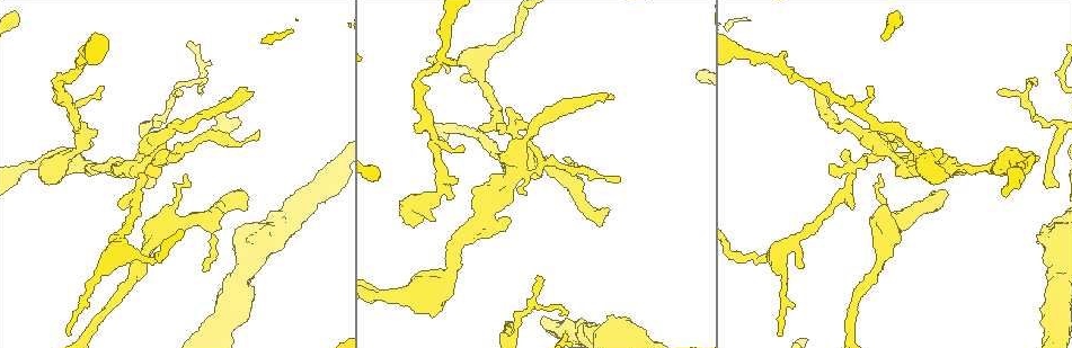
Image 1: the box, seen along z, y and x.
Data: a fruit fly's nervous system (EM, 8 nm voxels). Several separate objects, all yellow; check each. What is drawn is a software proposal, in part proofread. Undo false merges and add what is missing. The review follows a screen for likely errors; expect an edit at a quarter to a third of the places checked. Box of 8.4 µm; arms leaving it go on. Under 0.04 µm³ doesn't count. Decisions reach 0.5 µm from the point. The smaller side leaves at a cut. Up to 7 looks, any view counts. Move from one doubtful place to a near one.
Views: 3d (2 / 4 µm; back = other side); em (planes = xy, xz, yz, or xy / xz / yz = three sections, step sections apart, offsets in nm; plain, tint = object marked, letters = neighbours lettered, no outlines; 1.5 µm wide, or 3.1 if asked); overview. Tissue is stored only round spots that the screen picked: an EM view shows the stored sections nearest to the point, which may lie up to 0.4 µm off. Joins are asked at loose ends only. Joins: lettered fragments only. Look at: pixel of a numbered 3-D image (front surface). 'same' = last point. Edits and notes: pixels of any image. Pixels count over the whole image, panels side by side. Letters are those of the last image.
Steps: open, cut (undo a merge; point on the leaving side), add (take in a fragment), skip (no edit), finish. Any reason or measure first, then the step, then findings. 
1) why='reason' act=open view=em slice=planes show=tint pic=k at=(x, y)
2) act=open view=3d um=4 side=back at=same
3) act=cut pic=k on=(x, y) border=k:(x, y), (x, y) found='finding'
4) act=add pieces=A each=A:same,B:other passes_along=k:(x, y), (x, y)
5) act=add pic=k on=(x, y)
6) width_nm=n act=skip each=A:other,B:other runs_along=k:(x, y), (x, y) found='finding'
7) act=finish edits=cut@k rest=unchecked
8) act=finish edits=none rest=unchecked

why='tapers out' act=open view=3d um=4 pic=1 at=(883, 268)

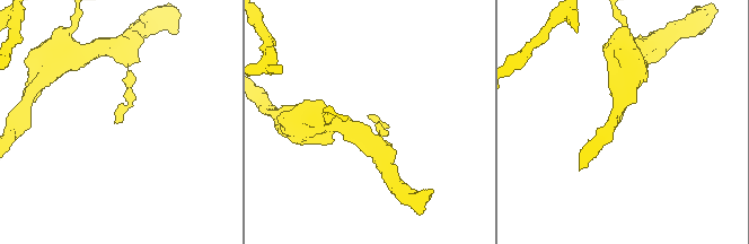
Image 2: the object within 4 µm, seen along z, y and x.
why='shape alone is not enough' act=open view=em slice=yz step=8 show=tint pic=2 at=(370, 116)

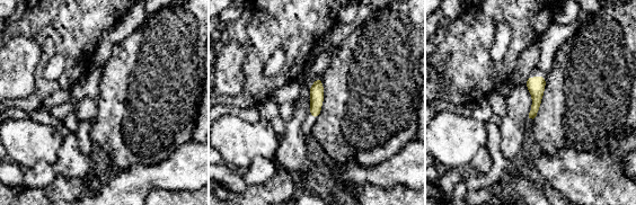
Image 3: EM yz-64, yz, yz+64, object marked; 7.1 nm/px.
why='another direction' act=open view=em slice=planes show=letters at=same

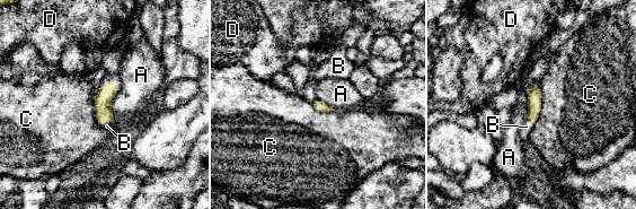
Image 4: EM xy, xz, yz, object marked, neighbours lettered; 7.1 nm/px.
act=add pieces=B each=A:other,B:same,C:other,D:other passes_along=4:(533, 96), (529, 121), (527, 127) found='it goes on there'

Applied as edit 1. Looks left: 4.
why='redraw' act=open view=overview

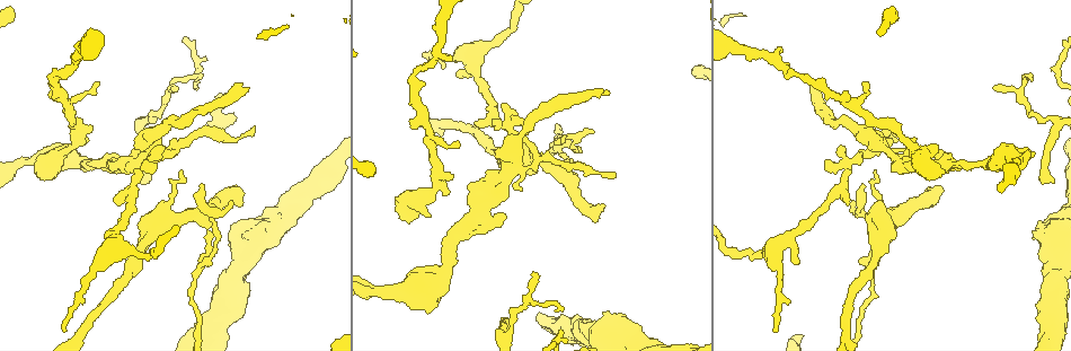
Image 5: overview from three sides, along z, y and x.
why='thin end' act=open view=3d um=2 pic=5 at=(247, 88)

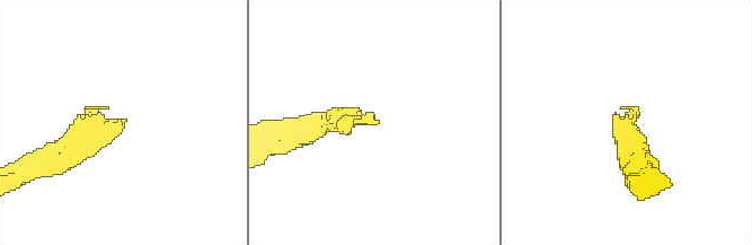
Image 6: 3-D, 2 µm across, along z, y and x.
act=open view=em slice=yz step=8 show=letters pic=6 at=(123, 121)

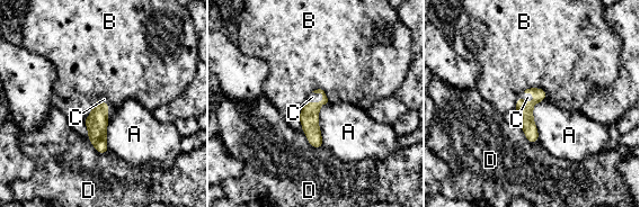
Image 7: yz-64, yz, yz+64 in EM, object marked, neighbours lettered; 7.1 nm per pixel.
act=add pieces=C each=A:other,B:other,C:same,D:other passes_along=7:(309, 116), (317, 102), (312, 97) found='it goes on there'

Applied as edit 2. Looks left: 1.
act=finish edits=add@4,add@7 rest=unchecked

